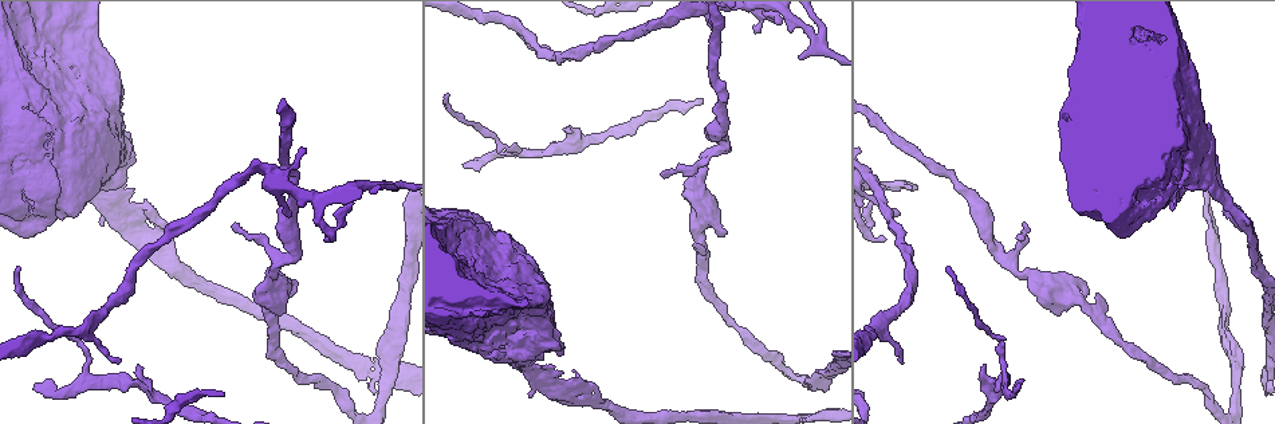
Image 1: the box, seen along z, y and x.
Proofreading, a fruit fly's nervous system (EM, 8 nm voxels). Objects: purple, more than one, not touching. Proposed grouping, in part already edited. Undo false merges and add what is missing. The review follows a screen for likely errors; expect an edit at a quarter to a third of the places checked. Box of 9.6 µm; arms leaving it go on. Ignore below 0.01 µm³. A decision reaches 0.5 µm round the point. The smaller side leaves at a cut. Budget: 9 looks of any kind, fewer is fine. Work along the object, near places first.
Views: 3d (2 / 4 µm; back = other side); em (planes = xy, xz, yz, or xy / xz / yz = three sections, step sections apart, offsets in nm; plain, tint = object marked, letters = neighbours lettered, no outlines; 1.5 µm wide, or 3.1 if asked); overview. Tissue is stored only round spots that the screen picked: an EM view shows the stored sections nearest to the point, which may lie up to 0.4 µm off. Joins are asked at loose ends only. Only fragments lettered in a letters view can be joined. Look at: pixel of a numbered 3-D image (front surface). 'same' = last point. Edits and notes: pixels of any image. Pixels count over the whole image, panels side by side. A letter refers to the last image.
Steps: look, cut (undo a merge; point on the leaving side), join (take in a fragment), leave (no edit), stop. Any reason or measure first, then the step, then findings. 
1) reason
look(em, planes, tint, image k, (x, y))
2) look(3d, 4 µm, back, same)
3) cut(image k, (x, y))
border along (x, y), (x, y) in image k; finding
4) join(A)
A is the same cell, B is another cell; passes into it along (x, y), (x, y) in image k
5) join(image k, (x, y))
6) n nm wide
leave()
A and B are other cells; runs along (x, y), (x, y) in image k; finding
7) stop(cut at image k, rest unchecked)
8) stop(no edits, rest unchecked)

an open end
look(em, planes, letters, image 1, (35, 388))

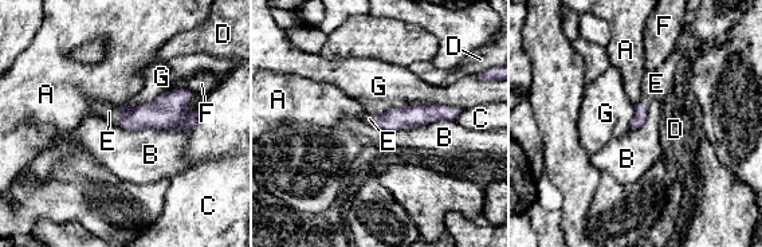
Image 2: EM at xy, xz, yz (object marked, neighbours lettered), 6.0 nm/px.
join(E)
E is the same cell, A, B, C, D, F and G are other cells; passes into it along (160, 113), (118, 116), (109, 112) in image 2; it goes on there

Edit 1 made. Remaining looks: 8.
redraw
look(overview)

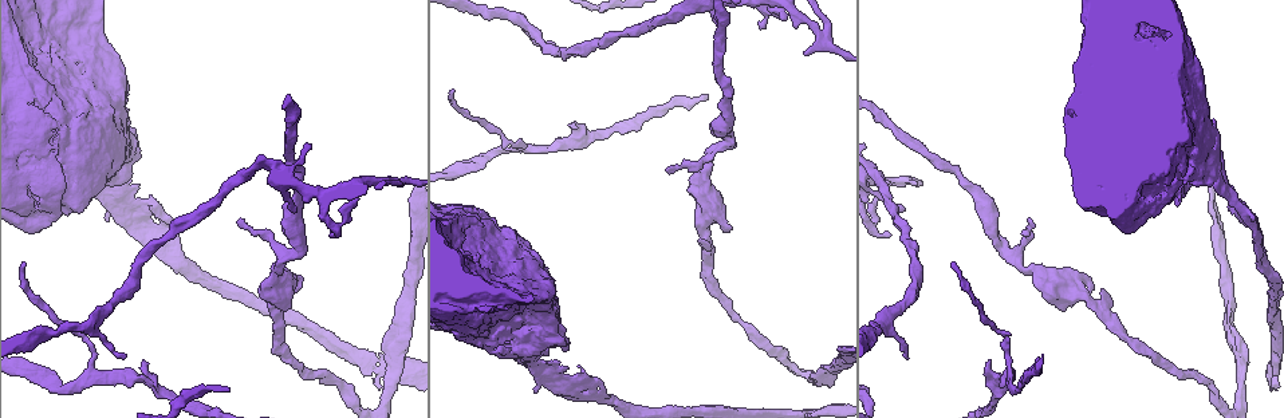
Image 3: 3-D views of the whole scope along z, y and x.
end of a long branch
look(3d, 4 µm, back, image 3, (24, 261))

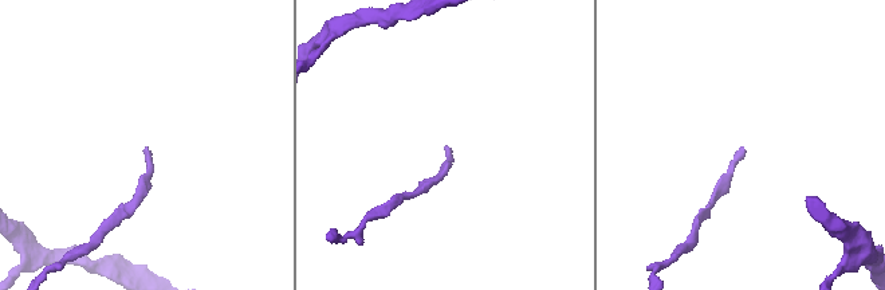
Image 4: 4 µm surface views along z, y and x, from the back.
need the tissue
look(em, planes, tint, image 4, (146, 149))

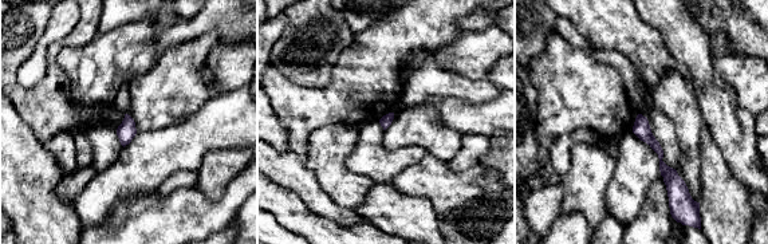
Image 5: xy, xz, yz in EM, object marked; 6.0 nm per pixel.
look(em, planes, letters, same)

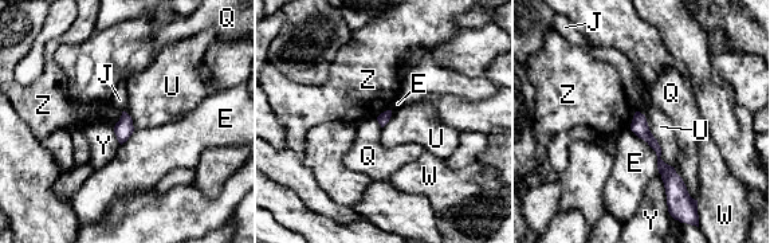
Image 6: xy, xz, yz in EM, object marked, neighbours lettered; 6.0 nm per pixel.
70 nm wide
leave()
E, J, Q, U, W, Y and Z are other cells; border along (639, 110), (660, 157), (675, 171) in image 6; none of them fits

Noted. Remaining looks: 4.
touches itself
look(em, xy, step 4, letters, image 3, (545, 294))

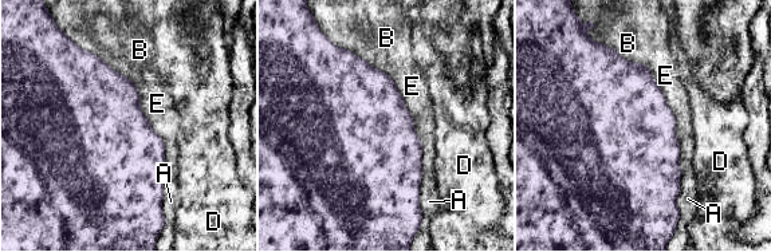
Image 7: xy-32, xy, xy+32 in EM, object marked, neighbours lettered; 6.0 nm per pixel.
500 nm wide
leave()
A, B, D and E are other cells; border along (372, 66), (393, 81), (423, 154) in image 7; all the same neuron

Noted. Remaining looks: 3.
look(3d, 4 µm, image 3, (124, 354))

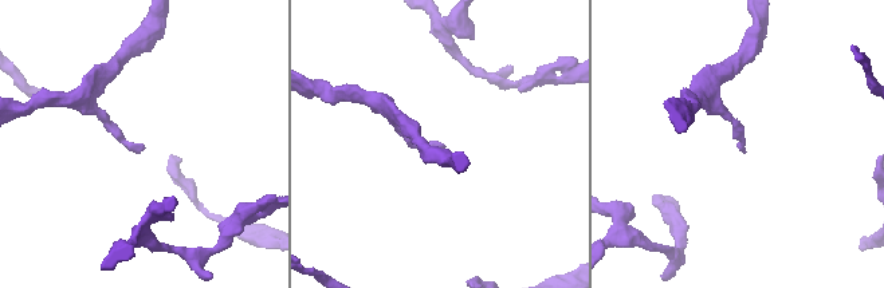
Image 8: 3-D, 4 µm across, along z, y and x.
look(em, planes, tint, image 8, (441, 144))

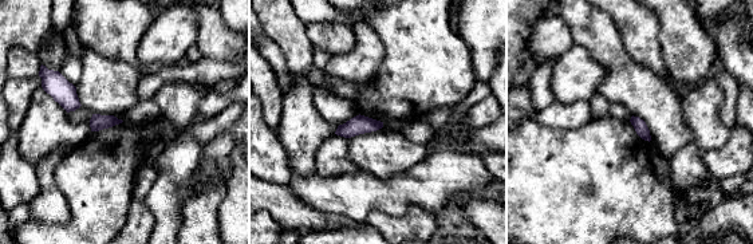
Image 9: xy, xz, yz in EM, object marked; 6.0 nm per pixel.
look(em, planes, letters, same)

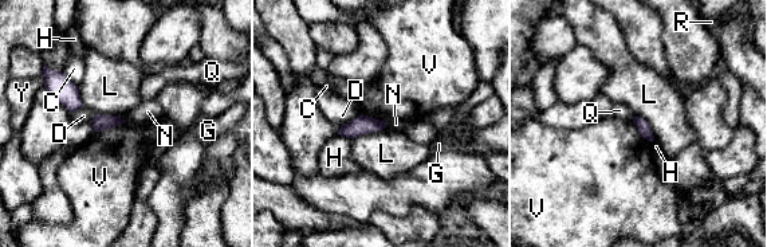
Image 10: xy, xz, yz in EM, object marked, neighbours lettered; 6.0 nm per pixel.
leave()
C, D, G, H, L, N, Q, R, V and Y are other cells; no lettered fragment goes on from it

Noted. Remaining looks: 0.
stop(join at image 2, rest unchecked)

